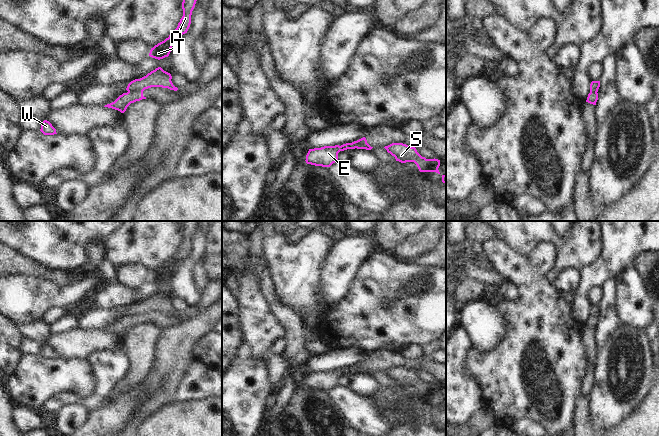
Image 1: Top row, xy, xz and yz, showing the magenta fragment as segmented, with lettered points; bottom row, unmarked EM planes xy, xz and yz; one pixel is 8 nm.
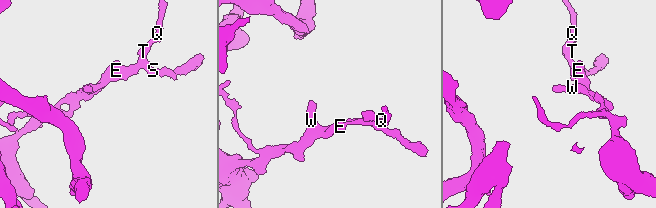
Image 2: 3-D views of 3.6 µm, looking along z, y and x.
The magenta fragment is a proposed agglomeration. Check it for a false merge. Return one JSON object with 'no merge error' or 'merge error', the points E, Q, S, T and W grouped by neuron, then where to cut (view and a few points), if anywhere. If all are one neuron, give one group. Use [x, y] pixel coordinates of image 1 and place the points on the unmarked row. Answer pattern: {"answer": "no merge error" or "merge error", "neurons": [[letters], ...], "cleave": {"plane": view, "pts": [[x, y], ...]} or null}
{"answer": "merge error", "neurons": [["E", "Q", "S", "T"], ["W"]], "cleave": {"plane": "xy", "pts": [[142, 314], [130, 314], [128, 316]]}}

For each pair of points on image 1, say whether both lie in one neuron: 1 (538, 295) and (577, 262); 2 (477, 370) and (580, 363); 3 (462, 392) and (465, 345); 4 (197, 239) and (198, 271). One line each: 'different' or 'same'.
1: different
2: same
3: same
4: different

